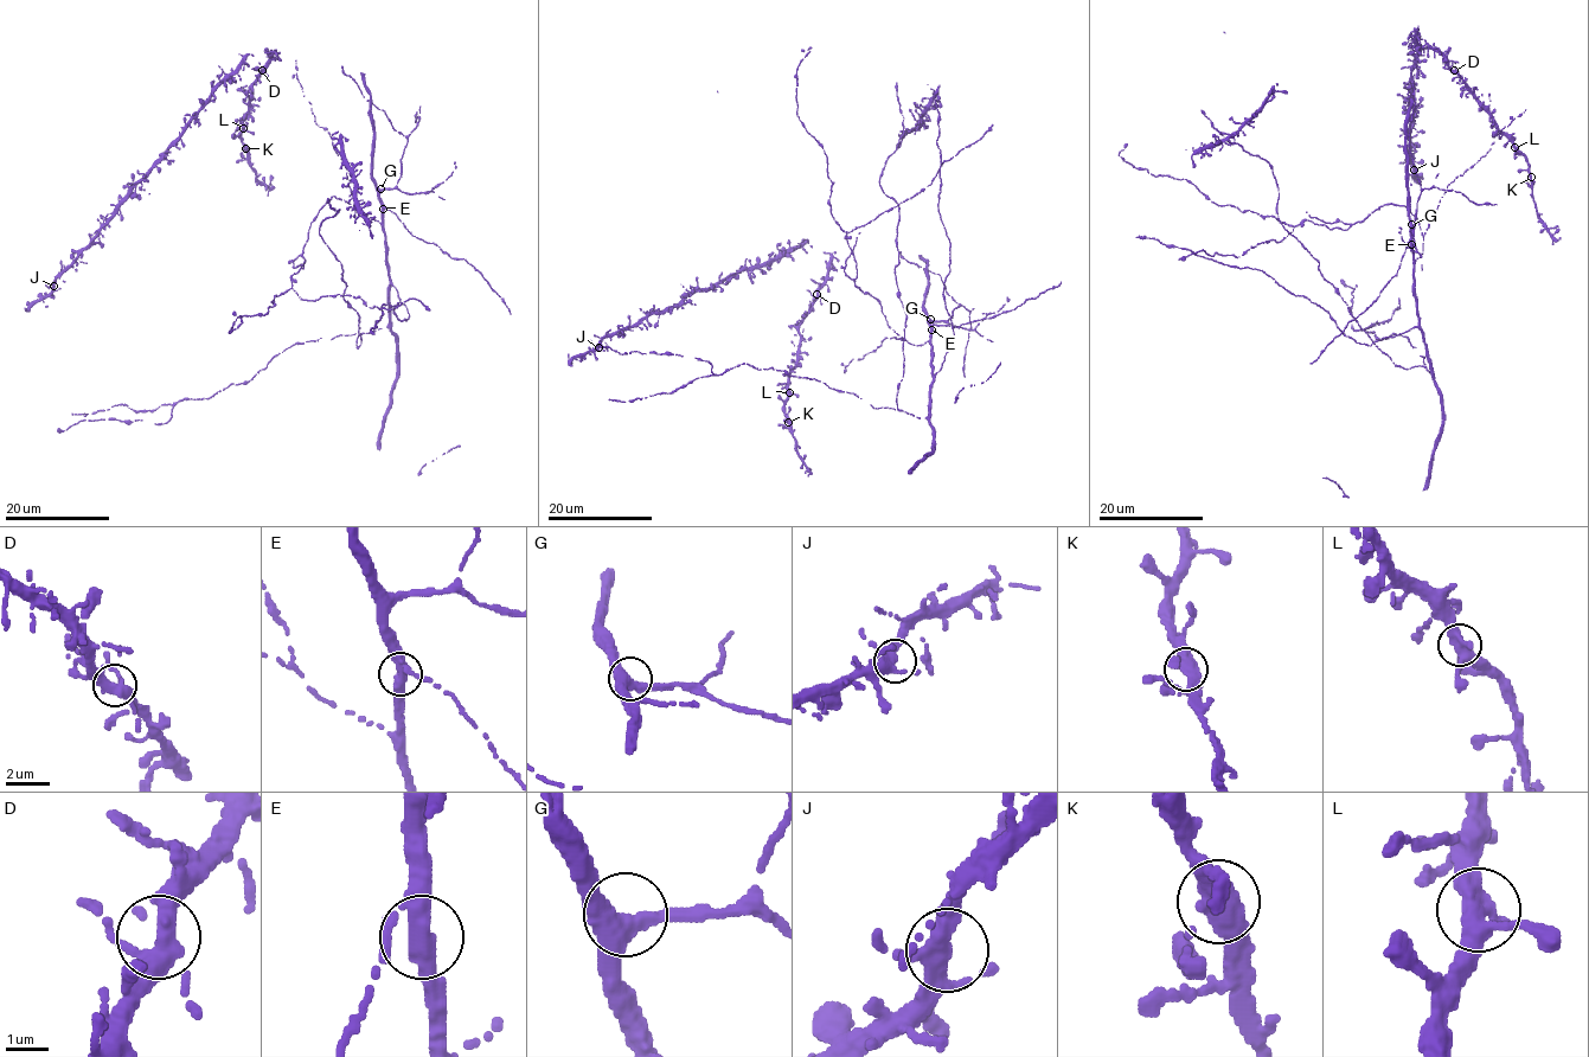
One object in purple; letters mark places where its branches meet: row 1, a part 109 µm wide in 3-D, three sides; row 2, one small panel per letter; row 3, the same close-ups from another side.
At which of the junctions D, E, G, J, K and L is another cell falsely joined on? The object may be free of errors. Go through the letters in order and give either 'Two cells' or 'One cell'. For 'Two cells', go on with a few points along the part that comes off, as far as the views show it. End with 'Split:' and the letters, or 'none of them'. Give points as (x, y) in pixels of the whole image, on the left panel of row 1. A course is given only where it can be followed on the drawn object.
D: One cell
E: One cell
G: One cell
J: One cell
K: One cell
L: One cell
Split: none of them

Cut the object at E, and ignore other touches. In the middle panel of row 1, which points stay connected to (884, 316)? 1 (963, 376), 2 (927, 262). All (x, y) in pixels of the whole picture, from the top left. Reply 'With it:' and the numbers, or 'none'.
With it: none

